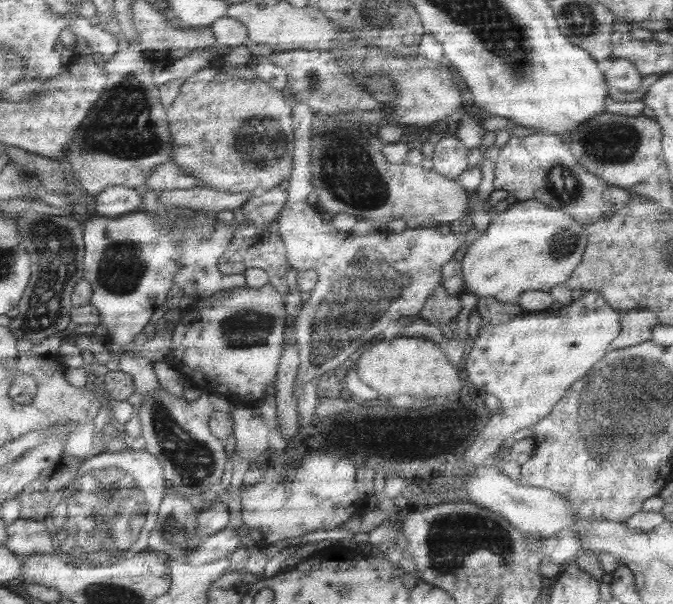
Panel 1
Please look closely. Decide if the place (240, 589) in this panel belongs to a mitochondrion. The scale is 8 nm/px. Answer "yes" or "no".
no

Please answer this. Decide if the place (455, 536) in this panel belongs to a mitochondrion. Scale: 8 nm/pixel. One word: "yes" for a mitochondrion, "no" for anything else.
yes

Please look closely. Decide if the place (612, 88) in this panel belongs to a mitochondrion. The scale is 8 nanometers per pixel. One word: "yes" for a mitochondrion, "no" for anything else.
no

